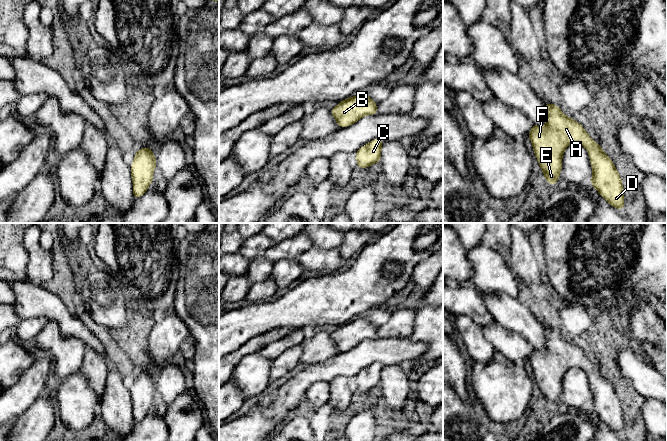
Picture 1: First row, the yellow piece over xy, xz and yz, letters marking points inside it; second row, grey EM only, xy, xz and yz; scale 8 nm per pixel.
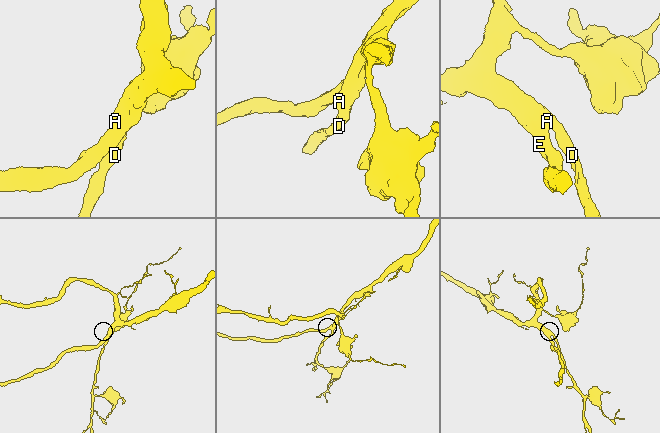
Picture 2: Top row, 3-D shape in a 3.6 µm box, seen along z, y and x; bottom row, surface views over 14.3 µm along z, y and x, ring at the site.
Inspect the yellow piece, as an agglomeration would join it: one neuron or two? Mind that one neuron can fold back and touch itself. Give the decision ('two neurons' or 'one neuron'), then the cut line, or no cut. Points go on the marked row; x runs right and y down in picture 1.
one neuron; no cut

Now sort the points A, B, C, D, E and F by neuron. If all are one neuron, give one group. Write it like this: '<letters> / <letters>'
A B C D E F

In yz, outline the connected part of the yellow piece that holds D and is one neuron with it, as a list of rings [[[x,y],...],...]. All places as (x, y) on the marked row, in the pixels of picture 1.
[[[545,102],[546,126],[534,124],[528,134],[548,184],[555,185],[562,169],[562,156],[572,143],[584,146],[591,160],[593,175],[590,183],[613,207],[623,211],[623,184],[614,163],[584,130],[582,125],[564,115],[559,106]]]

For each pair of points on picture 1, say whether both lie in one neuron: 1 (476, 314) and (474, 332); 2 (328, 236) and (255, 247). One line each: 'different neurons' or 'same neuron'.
1: different neurons
2: same neuron

